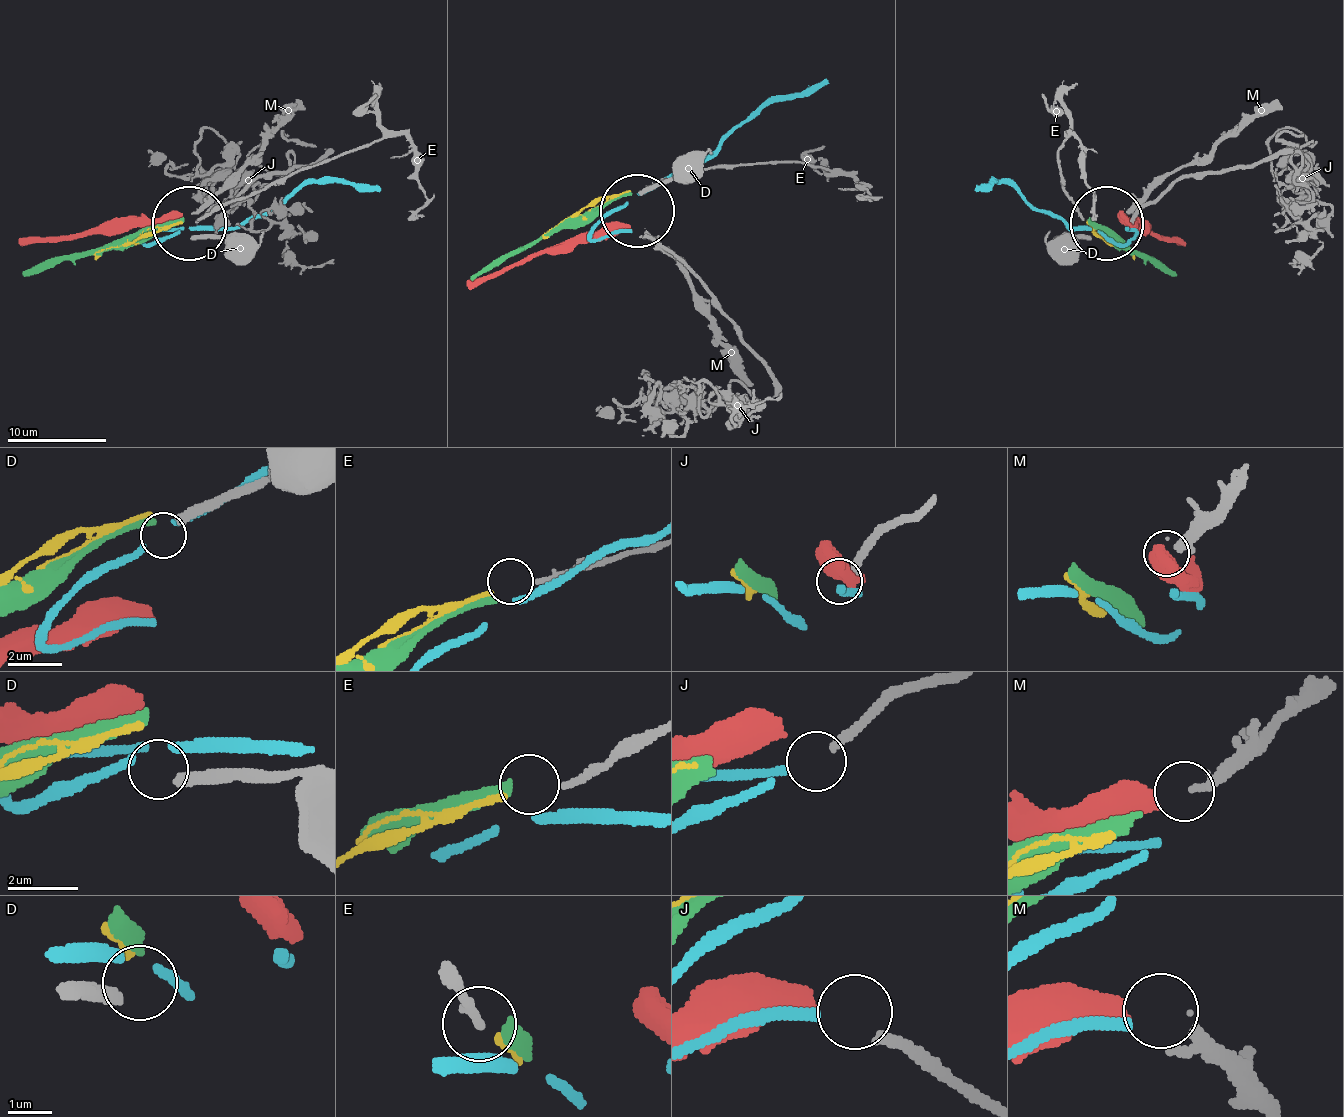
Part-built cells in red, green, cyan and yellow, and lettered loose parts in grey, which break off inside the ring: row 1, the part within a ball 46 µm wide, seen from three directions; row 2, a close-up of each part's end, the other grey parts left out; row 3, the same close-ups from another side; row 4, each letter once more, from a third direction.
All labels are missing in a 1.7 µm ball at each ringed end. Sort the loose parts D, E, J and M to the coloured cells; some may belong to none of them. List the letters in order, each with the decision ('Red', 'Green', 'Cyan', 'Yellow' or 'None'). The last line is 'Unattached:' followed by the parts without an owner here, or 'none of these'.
D: None
E: Yellow
J: Cyan
M: Red
Unattached: D

